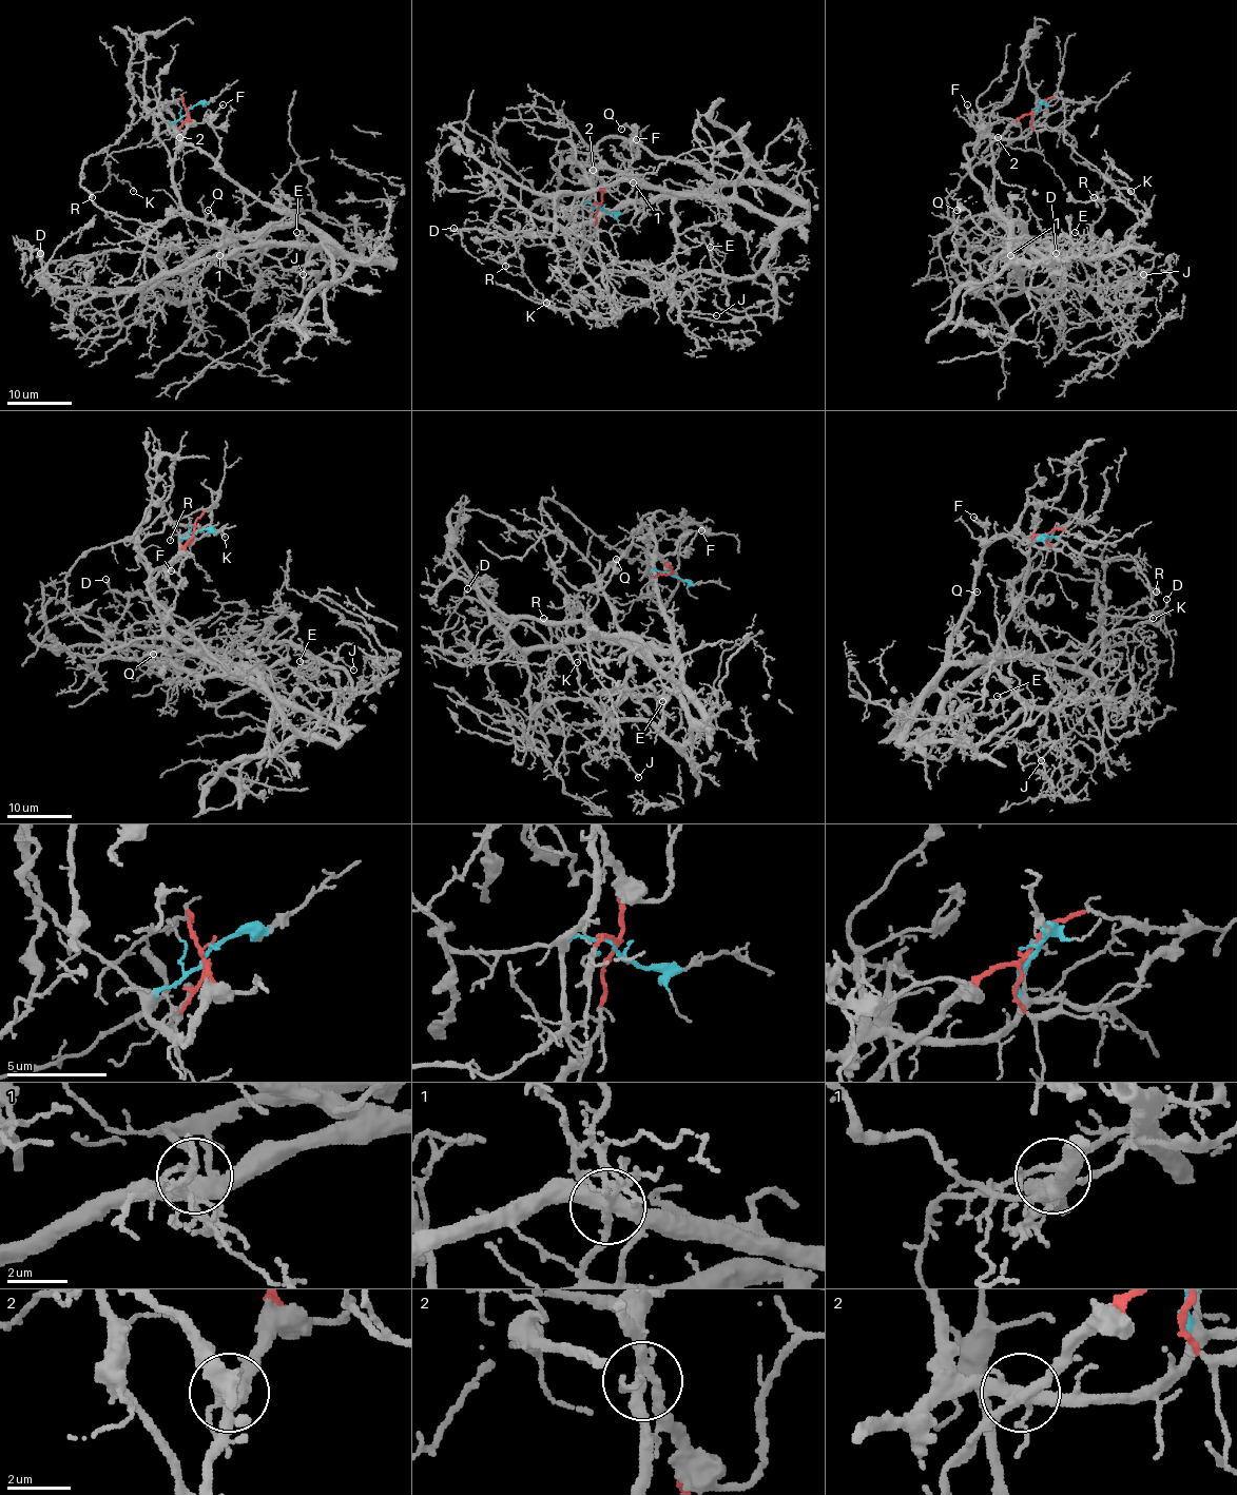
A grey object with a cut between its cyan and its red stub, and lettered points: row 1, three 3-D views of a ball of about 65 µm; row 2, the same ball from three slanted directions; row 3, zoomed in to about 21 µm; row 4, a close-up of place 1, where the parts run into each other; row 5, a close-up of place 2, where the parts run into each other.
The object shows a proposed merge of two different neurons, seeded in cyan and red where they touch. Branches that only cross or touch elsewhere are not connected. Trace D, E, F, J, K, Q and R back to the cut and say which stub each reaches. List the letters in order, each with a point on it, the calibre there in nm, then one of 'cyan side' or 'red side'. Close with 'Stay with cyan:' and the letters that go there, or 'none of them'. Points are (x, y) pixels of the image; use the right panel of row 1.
D: at (1056, 253); 110 nm thick; red side
E: at (1075, 232); 100 nm thick; red side
F: at (967, 104); 110 nm thick; cyan side
J: at (1143, 274); 140 nm thick; red side
K: at (1131, 191); 130 nm thick; cyan side
Q: at (957, 210); 130 nm thick; red side
R: at (1094, 197); 120 nm thick; cyan side
Stay with cyan: F, K, R

